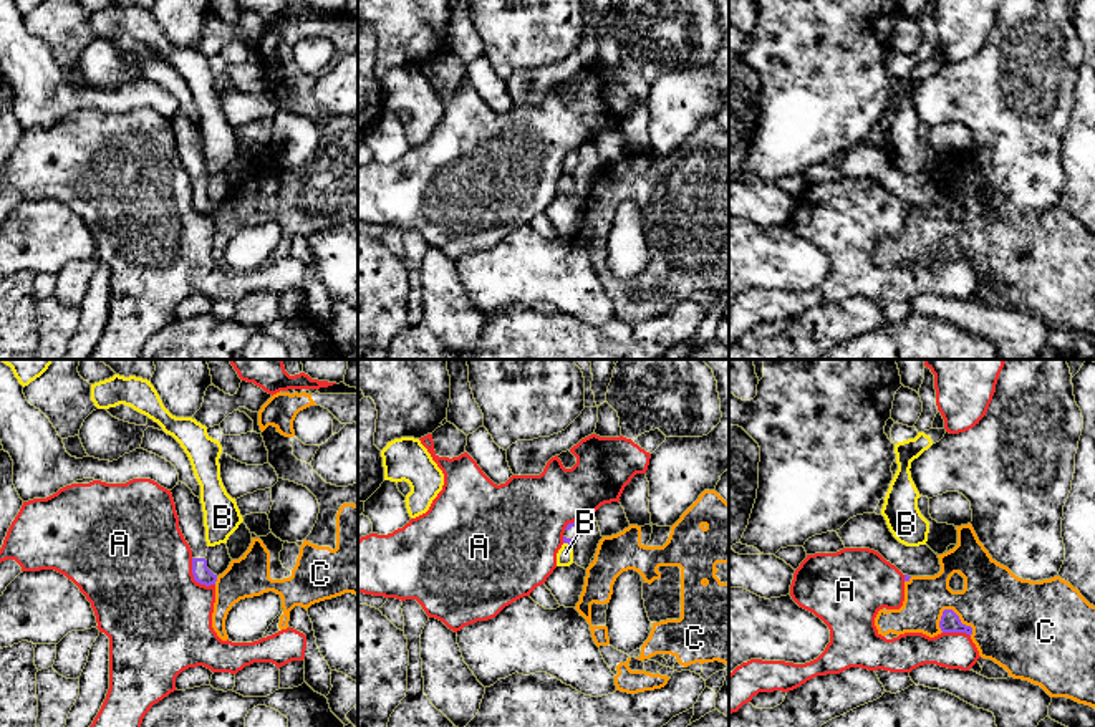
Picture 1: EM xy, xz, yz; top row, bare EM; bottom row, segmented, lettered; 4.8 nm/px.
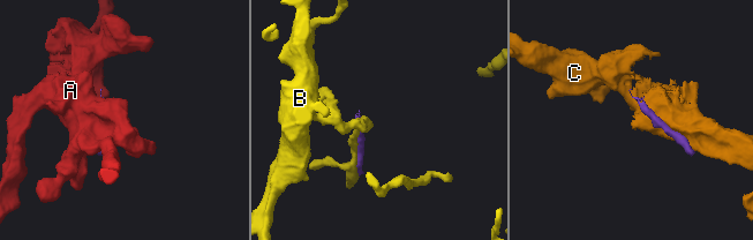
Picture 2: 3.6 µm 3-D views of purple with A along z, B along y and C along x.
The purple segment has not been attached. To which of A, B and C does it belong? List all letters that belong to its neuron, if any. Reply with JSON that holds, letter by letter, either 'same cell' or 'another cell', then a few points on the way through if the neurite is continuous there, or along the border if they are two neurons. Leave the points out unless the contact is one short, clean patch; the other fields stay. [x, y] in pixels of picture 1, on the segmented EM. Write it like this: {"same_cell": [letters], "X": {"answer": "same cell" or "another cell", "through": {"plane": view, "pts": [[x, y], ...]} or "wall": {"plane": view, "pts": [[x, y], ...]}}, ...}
{"same_cell": [], "A": {"answer": "another cell"}, "B": {"answer": "another cell"}, "C": {"answer": "another cell"}}

